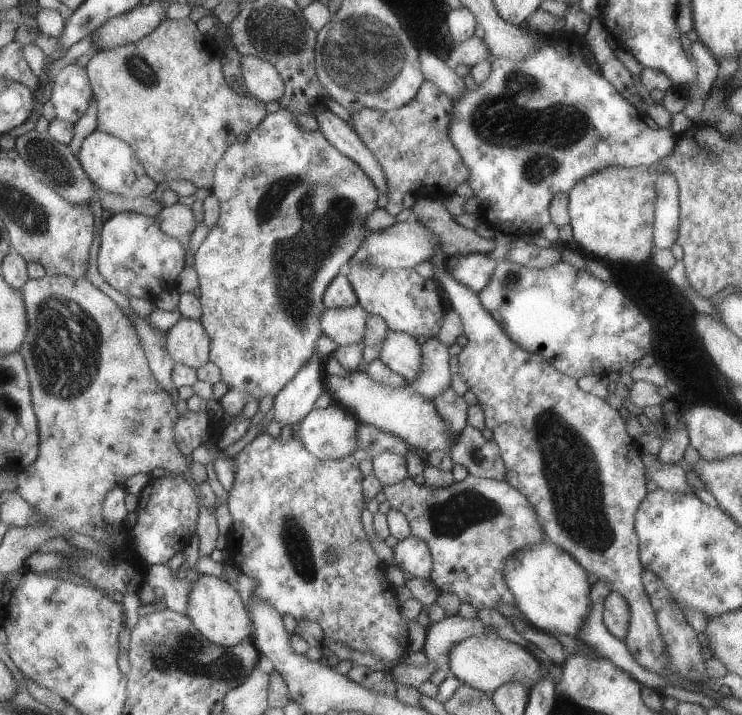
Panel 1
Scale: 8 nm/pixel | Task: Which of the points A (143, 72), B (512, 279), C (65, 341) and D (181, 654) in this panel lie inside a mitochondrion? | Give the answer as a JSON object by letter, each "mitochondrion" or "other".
{"A":"mitochondrion","B":"mitochondrion","C":"mitochondrion","D":"mitochondrion"}

